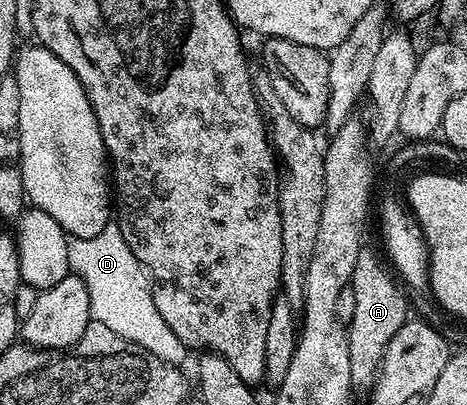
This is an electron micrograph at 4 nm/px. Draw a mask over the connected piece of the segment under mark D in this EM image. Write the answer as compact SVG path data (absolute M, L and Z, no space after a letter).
M117 223L106 224L104 230L100 230L100 234L96 234L96 238L80 238L80 241L82 244L69 241L68 262L71 273L80 277L88 286L91 317L97 323L108 326L108 330L116 330L116 334L120 334L120 338L148 350L148 354L156 354L156 358L175 366L185 365L188 349L185 344L180 342L180 338L176 338L176 334L172 334L172 330L168 326L168 322L164 322L160 310L156 310L154 289L149 276L146 275L146 269L142 267L136 254L132 254L128 242L124 242L124 234L119 230Z

